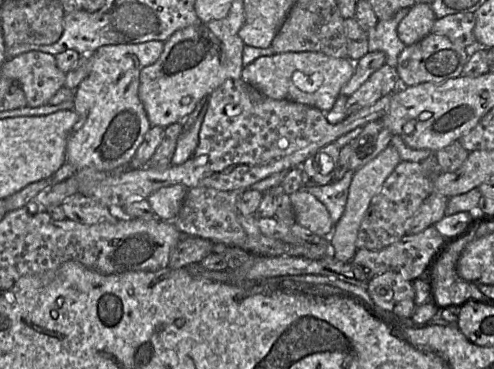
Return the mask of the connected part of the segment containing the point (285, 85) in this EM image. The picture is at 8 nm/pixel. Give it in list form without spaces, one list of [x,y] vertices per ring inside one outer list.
[[[313,51],[275,53],[259,57],[244,66],[241,79],[268,98],[292,101],[326,113],[333,107],[342,87],[354,74],[356,61]]]

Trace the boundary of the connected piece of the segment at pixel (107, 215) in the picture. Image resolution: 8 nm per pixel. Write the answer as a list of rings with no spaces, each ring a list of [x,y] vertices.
[[[74,194],[65,198],[61,208],[67,219],[84,225],[104,222],[115,224],[118,221],[108,207],[83,194]]]

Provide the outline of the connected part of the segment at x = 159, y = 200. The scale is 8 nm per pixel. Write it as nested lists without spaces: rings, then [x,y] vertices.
[[[180,184],[160,188],[146,201],[159,219],[174,222],[184,202],[187,189]]]

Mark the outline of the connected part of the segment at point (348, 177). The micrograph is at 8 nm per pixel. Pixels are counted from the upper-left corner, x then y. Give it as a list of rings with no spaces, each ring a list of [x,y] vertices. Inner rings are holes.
[[[348,170],[338,181],[324,186],[304,185],[300,190],[315,196],[326,207],[333,224],[336,225],[345,211],[353,174],[352,170]]]

